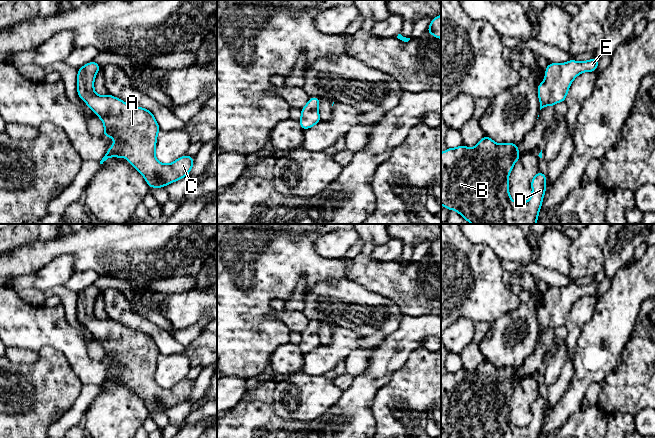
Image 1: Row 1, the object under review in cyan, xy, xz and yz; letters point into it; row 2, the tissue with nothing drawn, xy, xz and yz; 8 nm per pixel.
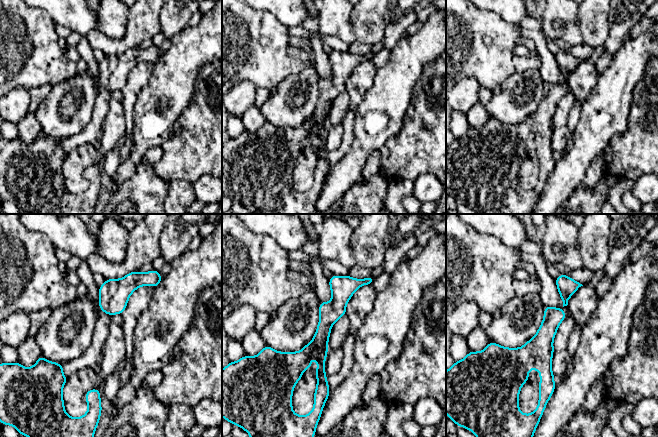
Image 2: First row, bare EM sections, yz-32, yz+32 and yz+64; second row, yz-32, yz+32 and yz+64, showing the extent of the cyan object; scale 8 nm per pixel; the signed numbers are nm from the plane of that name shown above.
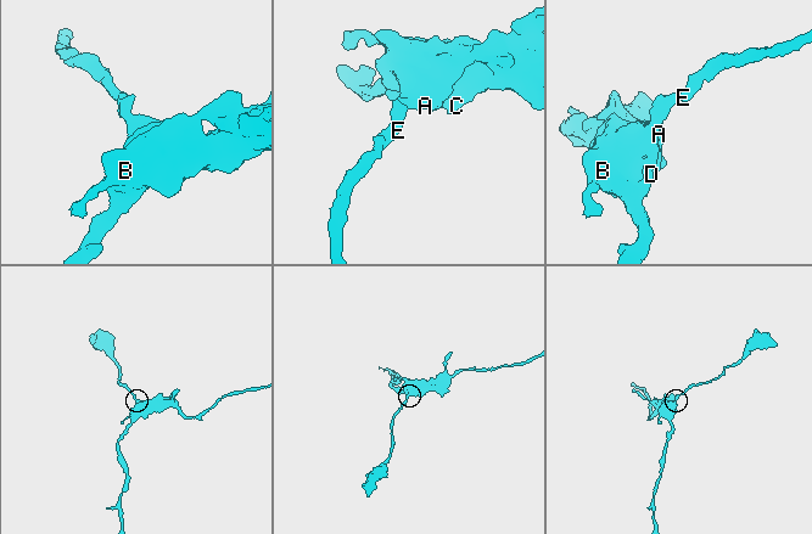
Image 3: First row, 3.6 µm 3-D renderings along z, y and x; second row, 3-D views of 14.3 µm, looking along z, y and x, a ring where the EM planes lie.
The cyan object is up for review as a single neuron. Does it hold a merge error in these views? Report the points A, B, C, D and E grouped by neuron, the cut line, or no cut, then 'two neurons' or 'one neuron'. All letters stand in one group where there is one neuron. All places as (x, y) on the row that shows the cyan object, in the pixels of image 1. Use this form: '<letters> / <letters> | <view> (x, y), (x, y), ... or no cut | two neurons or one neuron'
A B C D E | no cut | one neuron

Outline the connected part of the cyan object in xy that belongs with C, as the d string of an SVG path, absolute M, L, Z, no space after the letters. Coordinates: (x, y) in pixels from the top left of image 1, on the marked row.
M91 61L78 69L77 94L88 107L102 120L105 128L104 137L113 137L115 143L107 150L100 161L103 164L109 157L126 157L145 179L150 188L164 188L187 176L194 164L195 157L186 154L171 164L162 164L155 157L157 134L161 130L153 113L148 109L127 104L110 94L99 96L94 92L94 79L101 66Z

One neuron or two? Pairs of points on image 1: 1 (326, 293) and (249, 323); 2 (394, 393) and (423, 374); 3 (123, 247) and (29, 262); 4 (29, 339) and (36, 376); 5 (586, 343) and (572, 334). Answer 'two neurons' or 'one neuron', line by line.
1: two neurons
2: one neuron
3: one neuron
4: two neurons
5: two neurons

